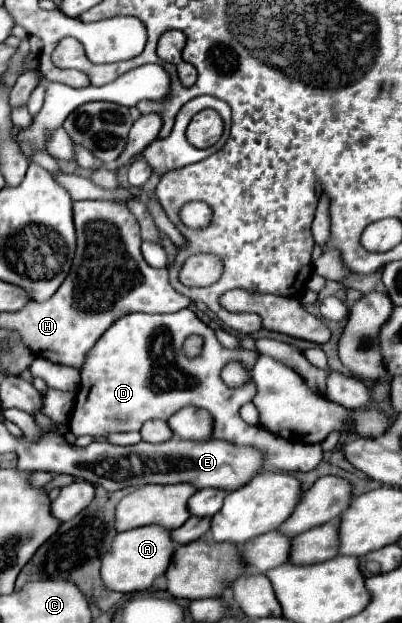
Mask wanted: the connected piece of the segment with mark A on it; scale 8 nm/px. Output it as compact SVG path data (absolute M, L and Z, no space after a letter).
M148 525L124 533L116 533L112 541L112 549L102 557L100 567L100 579L104 587L110 591L120 593L134 593L134 591L146 591L154 583L156 577L164 575L164 571L170 565L170 557L174 553L174 543L170 539L170 531L158 525Z

